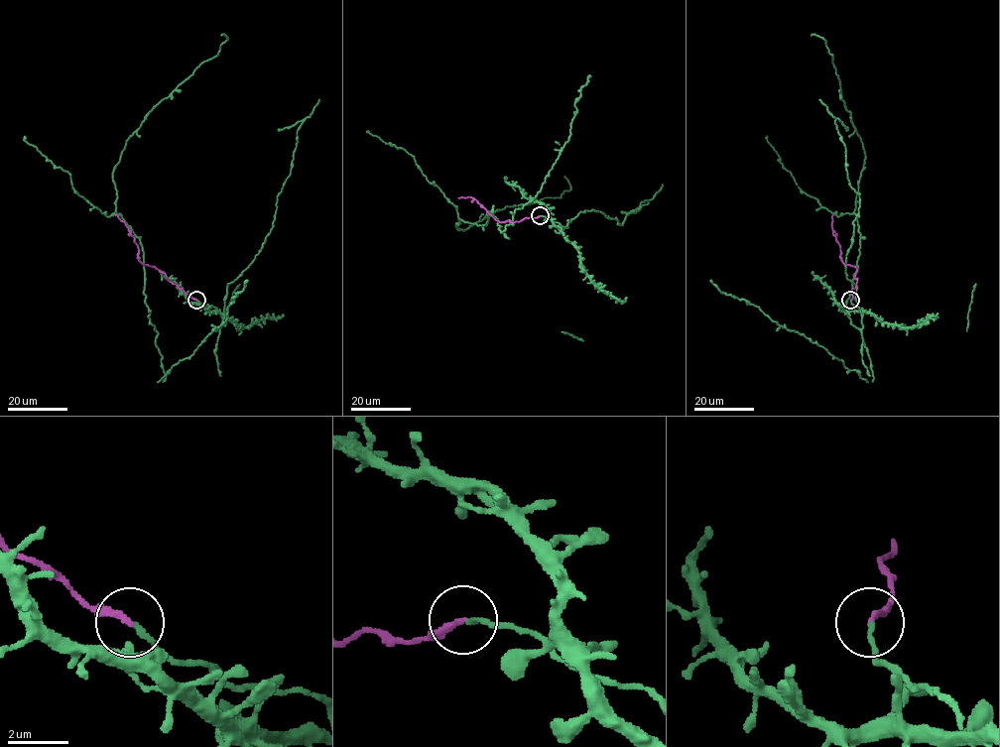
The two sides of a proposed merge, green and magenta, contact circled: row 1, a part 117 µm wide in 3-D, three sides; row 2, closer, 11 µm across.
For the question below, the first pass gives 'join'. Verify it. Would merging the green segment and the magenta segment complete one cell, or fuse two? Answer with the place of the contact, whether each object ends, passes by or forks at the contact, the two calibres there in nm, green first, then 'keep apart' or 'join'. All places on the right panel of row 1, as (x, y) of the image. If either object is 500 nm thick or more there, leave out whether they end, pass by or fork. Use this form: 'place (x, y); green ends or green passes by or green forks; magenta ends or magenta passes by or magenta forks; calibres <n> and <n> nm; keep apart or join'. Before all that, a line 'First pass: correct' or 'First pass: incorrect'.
First pass: correct
place (850, 300); green ends; magenta ends; calibres 150 and 200 nm; join

